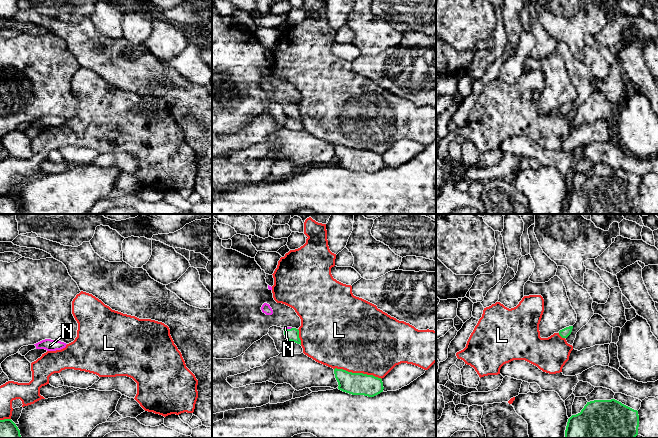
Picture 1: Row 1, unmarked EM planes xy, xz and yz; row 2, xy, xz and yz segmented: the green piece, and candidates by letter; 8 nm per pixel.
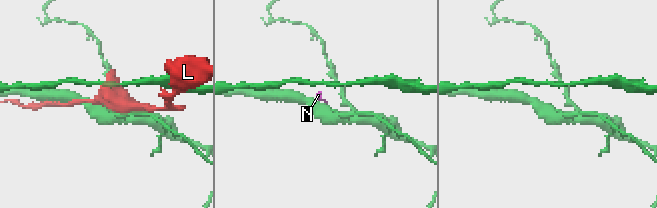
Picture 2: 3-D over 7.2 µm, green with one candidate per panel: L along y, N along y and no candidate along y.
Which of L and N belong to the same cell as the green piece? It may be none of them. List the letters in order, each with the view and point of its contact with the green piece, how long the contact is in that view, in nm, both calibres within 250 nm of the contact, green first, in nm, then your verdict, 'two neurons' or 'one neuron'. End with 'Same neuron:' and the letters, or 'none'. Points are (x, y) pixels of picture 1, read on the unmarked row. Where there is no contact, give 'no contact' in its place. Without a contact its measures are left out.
L: meets green in xz at (358, 149); contact 400 nm long; 180 nm thick on the green side, 500 nm on the other; two neurons
N: meets green in xz at (287, 105); contact 70 nm long; 100 nm thick on the green side, 20 nm on the other; one neuron
Same neuron: N

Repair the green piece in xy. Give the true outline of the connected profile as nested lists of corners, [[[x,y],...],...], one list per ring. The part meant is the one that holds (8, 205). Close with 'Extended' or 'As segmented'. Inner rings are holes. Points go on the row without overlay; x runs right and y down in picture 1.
[[[11,195],[0,196],[0,214],[22,214],[20,206]]]. As segmented

